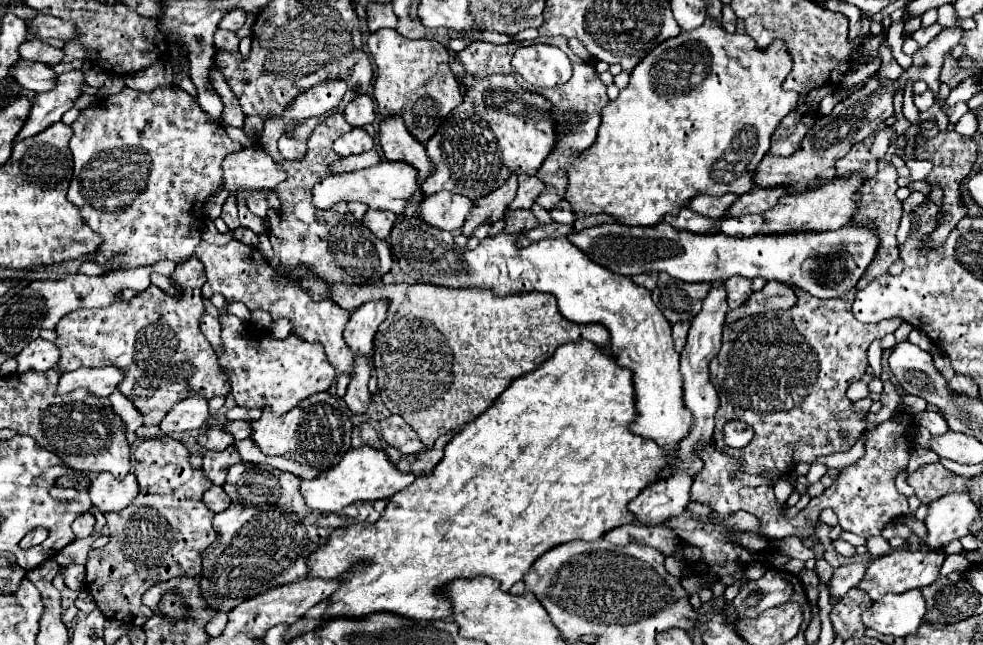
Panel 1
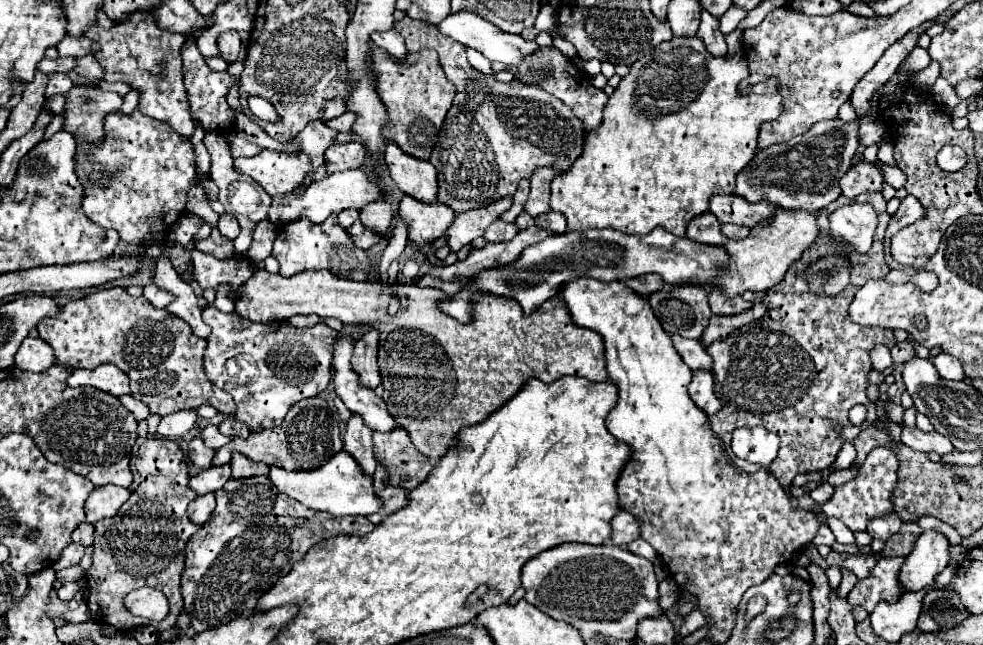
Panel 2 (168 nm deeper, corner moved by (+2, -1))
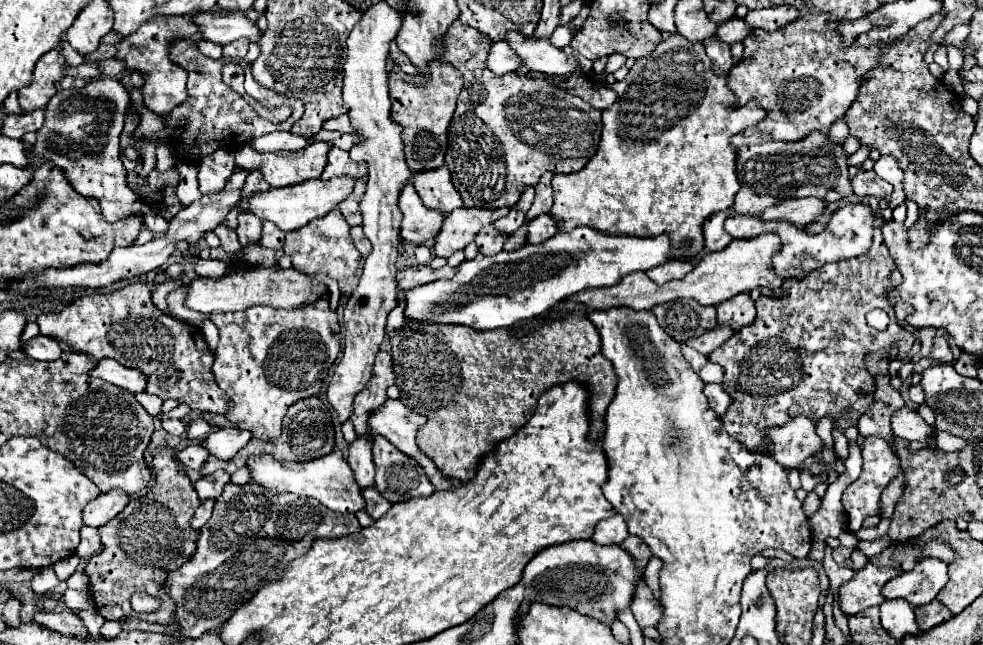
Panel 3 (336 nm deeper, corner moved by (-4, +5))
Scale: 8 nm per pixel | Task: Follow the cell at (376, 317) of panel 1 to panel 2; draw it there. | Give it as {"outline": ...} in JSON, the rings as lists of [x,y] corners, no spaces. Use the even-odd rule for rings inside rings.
{"outline":[[[369,329],[367,333],[361,335],[361,339],[355,341],[355,359],[351,359],[351,367],[355,373],[361,377],[361,385],[375,389],[381,383],[379,367],[377,367],[377,341],[379,341],[379,331]]]}

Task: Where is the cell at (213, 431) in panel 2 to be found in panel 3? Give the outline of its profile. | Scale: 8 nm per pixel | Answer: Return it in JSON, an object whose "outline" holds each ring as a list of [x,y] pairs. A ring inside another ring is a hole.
{"outline":[[[193,419],[189,423],[189,429],[187,429],[187,439],[191,441],[201,441],[205,439],[209,433],[211,433],[211,425],[205,421],[205,419]]]}

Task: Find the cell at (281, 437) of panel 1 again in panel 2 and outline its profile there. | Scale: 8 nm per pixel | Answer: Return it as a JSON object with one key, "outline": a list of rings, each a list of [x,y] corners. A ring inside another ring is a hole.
{"outline":[[[309,397],[305,401],[295,403],[279,427],[273,427],[269,431],[251,431],[249,439],[235,437],[229,445],[221,447],[215,453],[213,465],[225,465],[231,461],[233,453],[243,453],[253,461],[277,465],[277,467],[283,467],[289,471],[317,469],[343,449],[339,433],[341,433],[341,429],[339,429],[337,409],[333,405],[329,405],[323,397]]]}

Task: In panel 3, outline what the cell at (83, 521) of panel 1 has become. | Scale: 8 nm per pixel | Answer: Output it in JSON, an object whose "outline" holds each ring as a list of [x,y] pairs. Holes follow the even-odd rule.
{"outline":[[[83,527],[83,529],[81,529],[81,543],[79,543],[79,547],[77,547],[77,555],[79,555],[81,559],[93,557],[99,549],[101,549],[101,539],[99,539],[97,529],[93,529],[93,527]]]}

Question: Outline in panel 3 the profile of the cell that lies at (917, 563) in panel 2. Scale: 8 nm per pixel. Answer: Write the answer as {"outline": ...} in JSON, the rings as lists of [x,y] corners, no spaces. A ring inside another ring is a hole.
{"outline":[[[927,557],[915,565],[909,573],[901,573],[883,587],[883,597],[905,599],[909,605],[919,607],[931,603],[937,593],[947,585],[947,563]]]}

